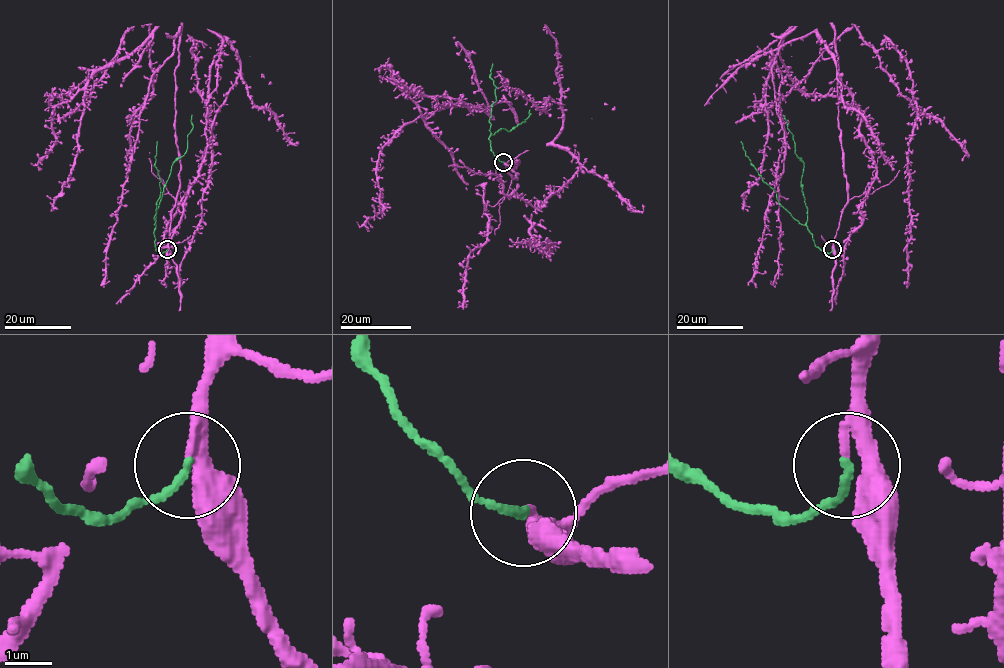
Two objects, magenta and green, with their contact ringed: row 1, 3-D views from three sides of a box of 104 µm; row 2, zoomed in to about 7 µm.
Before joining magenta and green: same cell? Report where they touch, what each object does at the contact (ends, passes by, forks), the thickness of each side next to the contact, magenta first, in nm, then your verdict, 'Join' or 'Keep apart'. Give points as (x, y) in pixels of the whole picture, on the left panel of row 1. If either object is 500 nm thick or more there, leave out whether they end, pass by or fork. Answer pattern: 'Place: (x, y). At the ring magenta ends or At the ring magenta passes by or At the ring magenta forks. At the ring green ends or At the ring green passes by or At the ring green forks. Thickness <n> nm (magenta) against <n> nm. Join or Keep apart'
Place: (167, 249). At the ring magenta passes by. At the ring green ends. Thickness 200 nm (magenta) against 180 nm. Join

